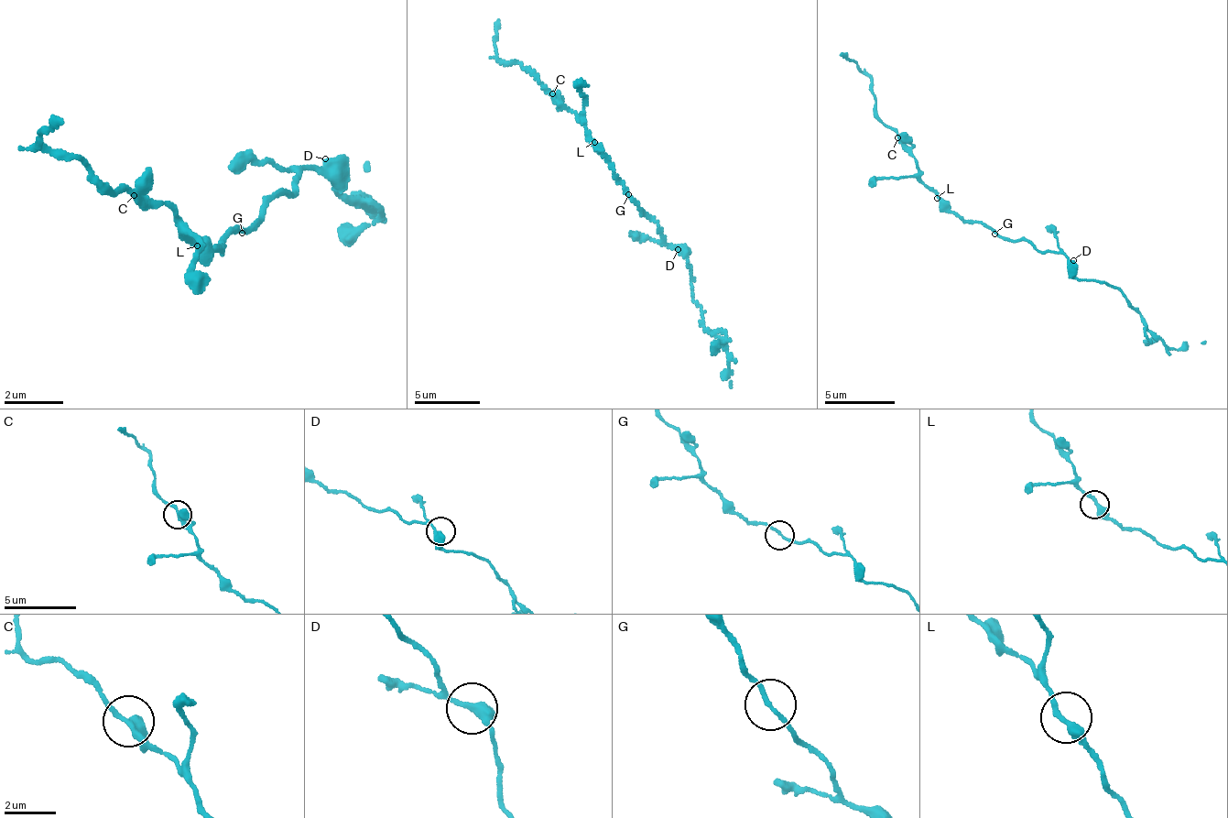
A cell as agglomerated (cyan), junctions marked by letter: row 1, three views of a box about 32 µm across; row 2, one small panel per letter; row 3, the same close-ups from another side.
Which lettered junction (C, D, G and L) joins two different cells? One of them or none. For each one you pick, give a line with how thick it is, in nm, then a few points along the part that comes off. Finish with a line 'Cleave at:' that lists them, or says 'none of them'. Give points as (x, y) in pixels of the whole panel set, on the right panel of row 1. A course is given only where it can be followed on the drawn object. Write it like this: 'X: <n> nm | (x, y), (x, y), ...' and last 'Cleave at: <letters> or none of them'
Cleave at: none of them

